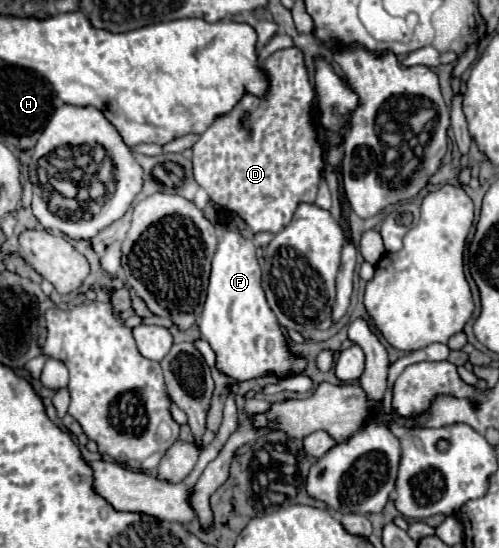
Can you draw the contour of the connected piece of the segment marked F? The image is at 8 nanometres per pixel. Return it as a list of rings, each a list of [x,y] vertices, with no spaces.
[[[225,230],[217,244],[199,330],[201,338],[207,340],[217,354],[217,368],[233,380],[259,378],[269,372],[287,376],[289,372],[301,372],[307,364],[303,358],[289,354],[285,336],[261,288],[261,268],[255,258],[255,246],[237,230]]]

